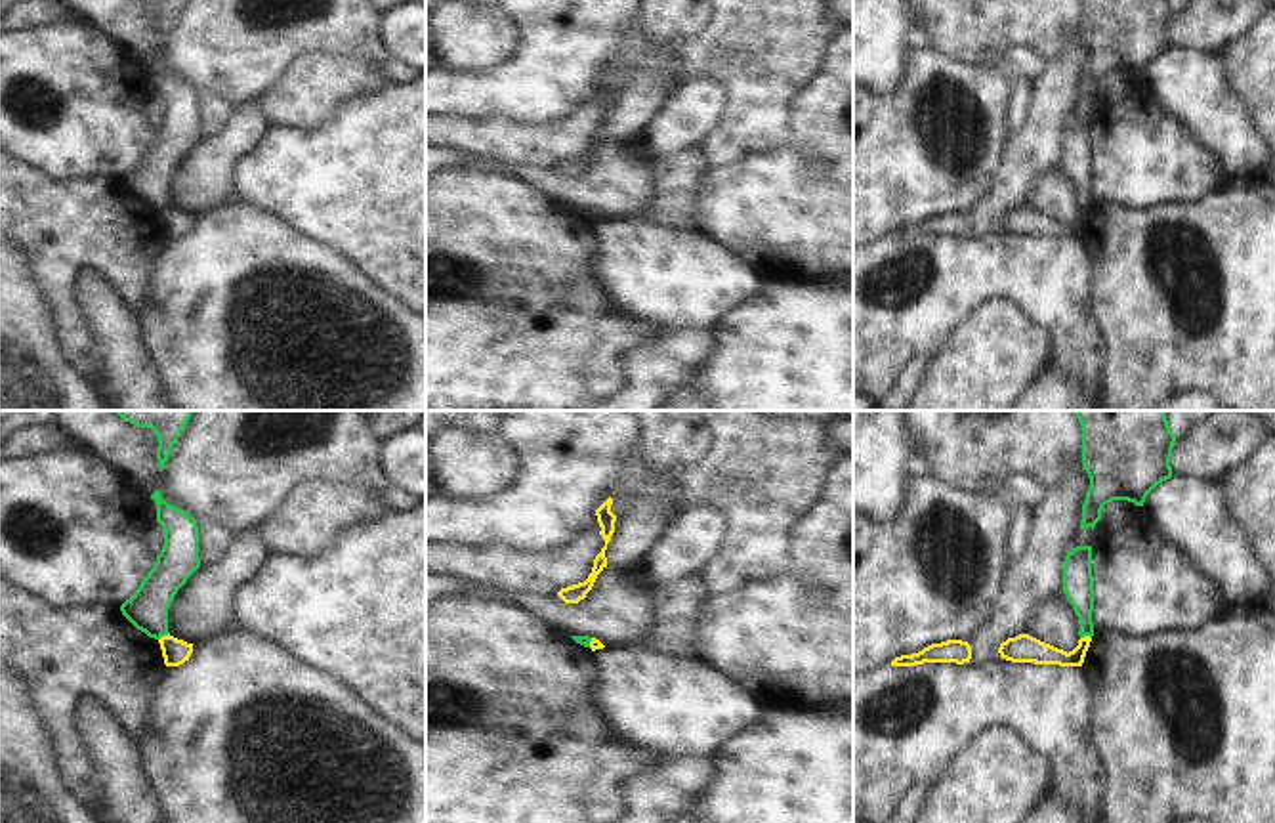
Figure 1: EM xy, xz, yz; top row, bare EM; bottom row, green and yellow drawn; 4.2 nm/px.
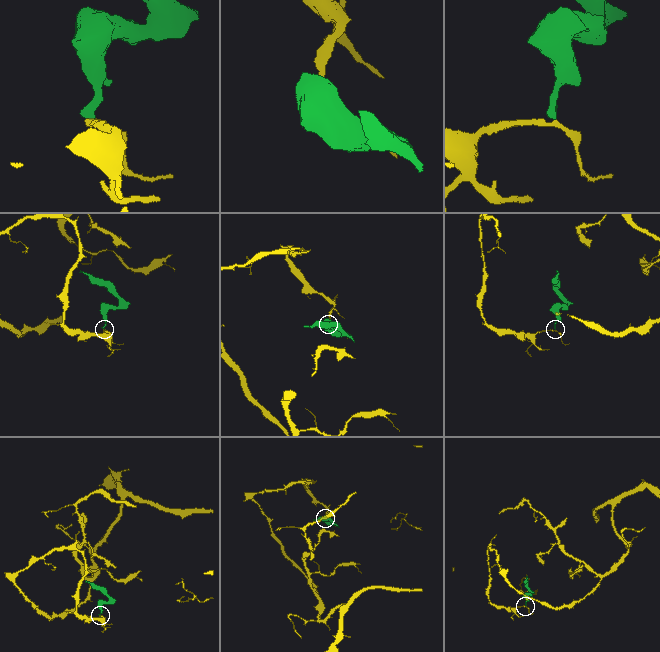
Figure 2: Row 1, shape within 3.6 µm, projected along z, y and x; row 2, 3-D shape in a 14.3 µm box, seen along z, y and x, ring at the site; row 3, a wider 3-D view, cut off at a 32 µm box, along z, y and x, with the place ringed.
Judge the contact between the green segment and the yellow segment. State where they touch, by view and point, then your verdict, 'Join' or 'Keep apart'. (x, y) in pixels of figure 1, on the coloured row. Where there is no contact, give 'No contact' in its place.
Touches green at xy (163, 634). Keep apart

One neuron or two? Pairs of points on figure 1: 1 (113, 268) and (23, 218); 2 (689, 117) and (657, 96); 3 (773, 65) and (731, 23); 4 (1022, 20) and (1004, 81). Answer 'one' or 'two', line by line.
1: one
2: two
3: one
4: two

